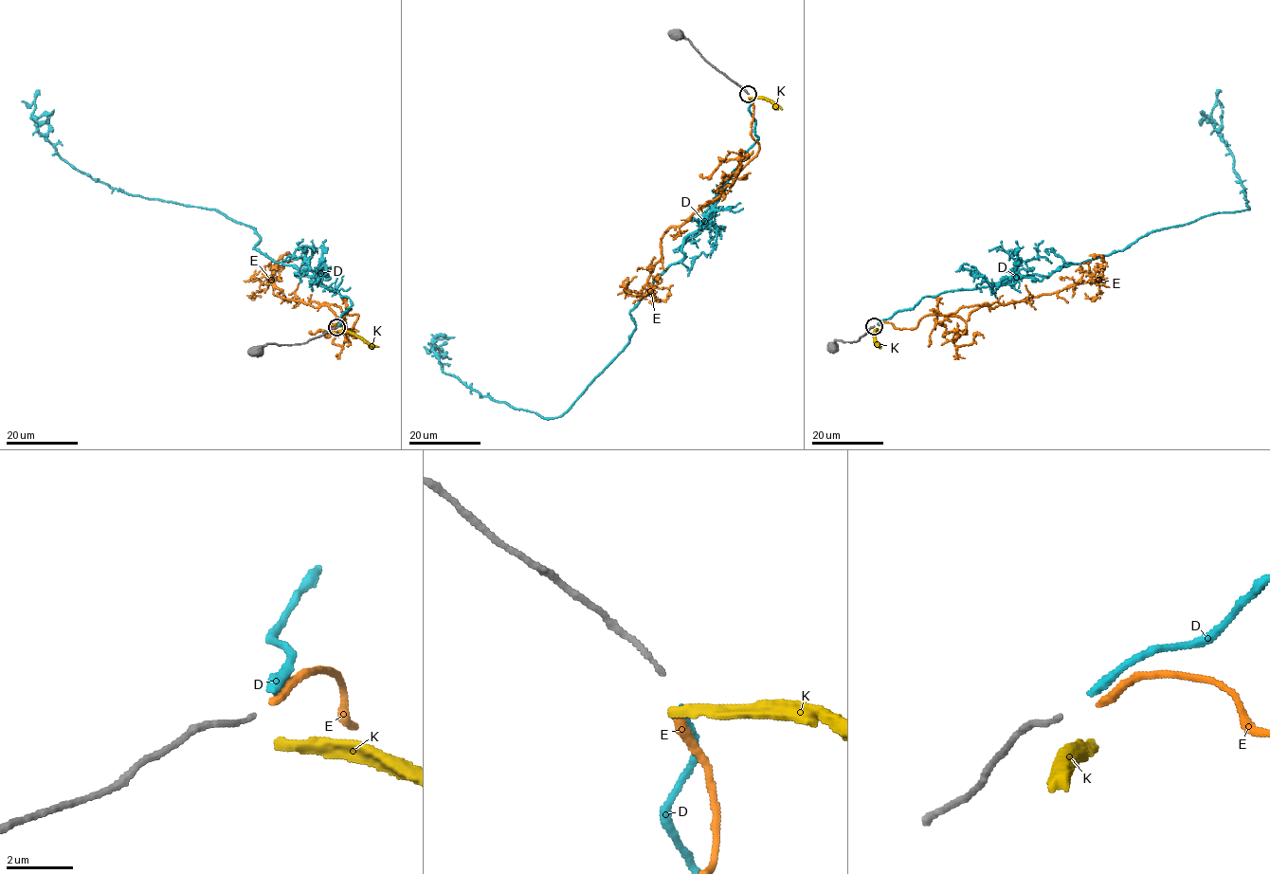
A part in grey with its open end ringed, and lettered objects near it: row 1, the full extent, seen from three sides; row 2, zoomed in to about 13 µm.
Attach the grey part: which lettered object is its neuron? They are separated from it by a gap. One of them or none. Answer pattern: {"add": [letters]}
{"add": ["E"]}

